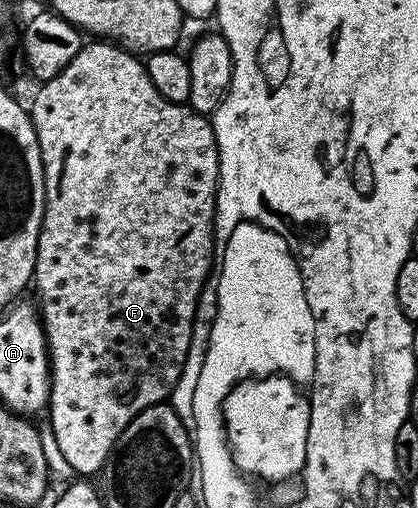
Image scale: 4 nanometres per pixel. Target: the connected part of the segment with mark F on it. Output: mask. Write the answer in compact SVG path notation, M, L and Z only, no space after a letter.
M93 40L90 42L93 42L90 46L89 43L82 45L81 51L75 56L75 60L71 60L71 64L67 64L67 68L63 68L63 72L59 72L59 76L42 82L36 87L38 89L37 95L33 98L33 106L31 105L31 117L35 128L35 136L39 140L39 152L43 164L43 176L45 177L45 211L43 212L41 231L37 241L32 285L37 286L38 299L36 298L36 301L39 303L41 322L45 325L45 342L49 346L49 405L47 415L49 414L49 426L53 429L53 442L57 445L62 460L77 473L74 474L77 476L93 476L102 470L105 467L105 462L109 459L111 448L115 448L115 440L119 440L123 428L127 428L127 424L131 424L131 420L135 420L135 416L139 416L139 412L143 412L143 408L151 408L155 404L166 401L177 390L177 381L183 372L183 364L187 360L187 352L191 344L193 321L197 318L197 305L201 299L201 289L204 288L205 282L210 278L211 271L215 266L215 223L217 221L217 179L219 178L219 156L217 155L217 141L215 140L212 121L206 115L197 114L189 109L188 105L172 102L163 96L159 96L159 92L155 92L155 84L151 84L151 76L147 76L144 61L136 53L130 52L109 40Z

